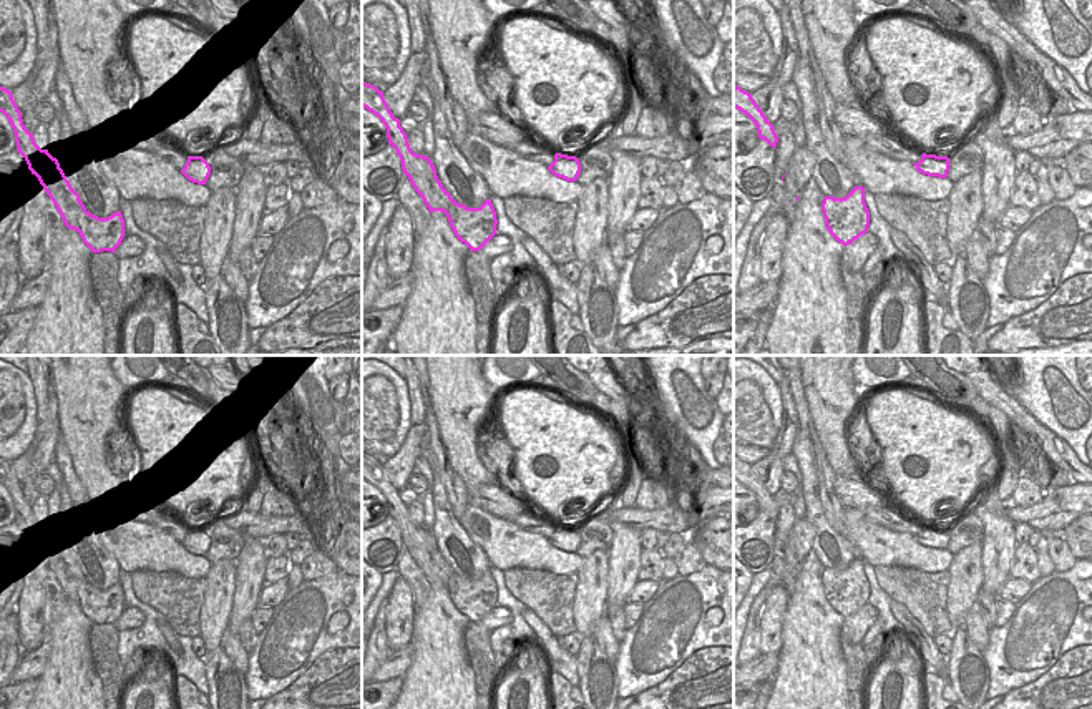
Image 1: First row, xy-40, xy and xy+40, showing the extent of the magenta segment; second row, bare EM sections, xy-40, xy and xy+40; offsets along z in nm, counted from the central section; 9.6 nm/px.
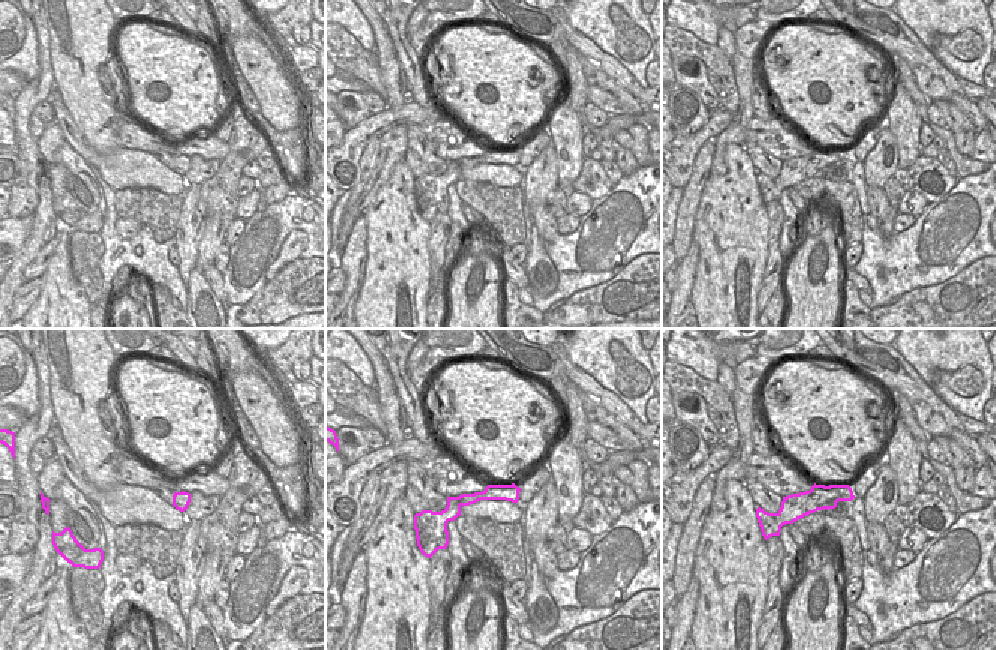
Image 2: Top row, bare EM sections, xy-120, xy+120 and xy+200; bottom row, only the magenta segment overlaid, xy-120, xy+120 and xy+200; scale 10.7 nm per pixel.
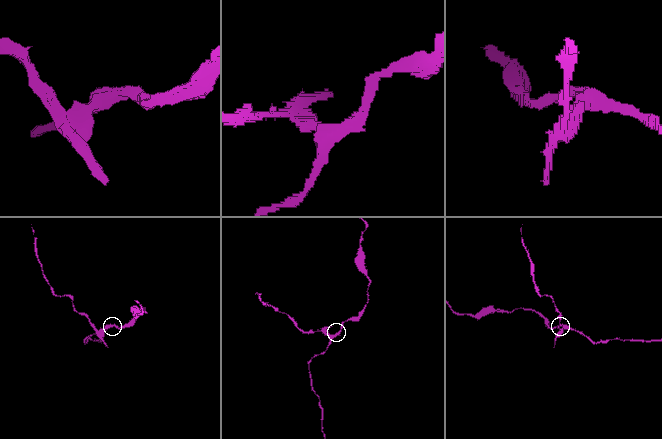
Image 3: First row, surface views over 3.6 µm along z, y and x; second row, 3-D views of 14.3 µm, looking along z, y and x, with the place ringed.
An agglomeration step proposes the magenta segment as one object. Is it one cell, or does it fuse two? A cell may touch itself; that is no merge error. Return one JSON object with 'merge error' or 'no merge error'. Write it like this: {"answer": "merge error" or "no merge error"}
{"answer": "merge error"}

